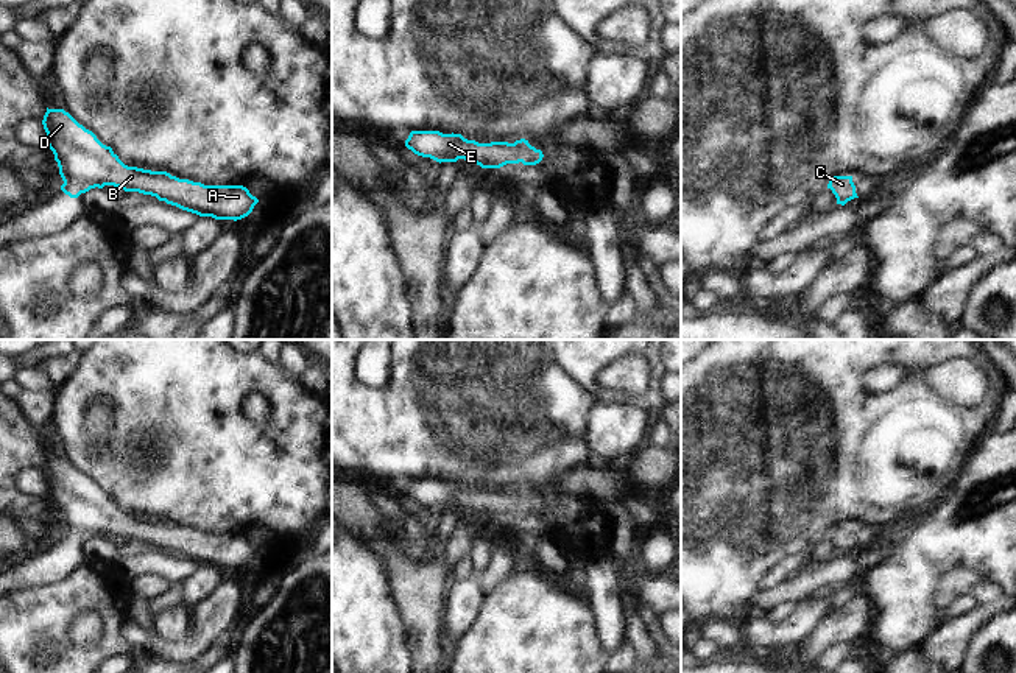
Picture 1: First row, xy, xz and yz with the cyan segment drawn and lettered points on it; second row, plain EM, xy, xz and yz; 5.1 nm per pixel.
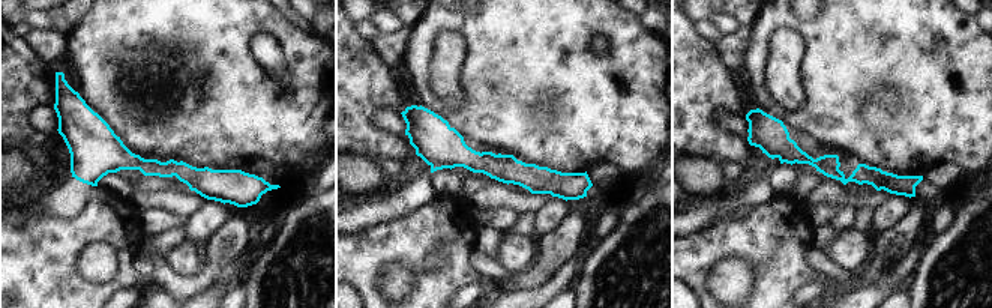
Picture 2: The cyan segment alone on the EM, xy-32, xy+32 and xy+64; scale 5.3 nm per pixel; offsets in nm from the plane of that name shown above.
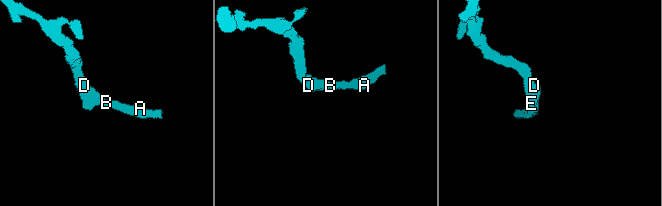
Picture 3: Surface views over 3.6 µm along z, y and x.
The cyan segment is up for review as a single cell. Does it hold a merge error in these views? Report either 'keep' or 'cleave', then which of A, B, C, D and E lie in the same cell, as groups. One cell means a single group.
keep; A B C D E

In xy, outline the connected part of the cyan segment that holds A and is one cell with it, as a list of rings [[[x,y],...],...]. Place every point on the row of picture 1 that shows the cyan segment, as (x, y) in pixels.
[[[47,107],[42,125],[64,181],[61,190],[70,198],[114,185],[156,196],[199,217],[234,221],[248,217],[259,203],[243,185],[204,185],[167,171],[128,167],[64,109]]]

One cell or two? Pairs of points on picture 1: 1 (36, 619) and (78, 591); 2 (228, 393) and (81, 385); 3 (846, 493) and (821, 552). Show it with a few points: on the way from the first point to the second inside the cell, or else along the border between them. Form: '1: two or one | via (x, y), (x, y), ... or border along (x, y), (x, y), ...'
1: one | via (47, 611), (67, 597)
2: one | via (192, 393), (179, 393), (172, 385), (117, 385)
3: two | border along (826, 535), (807, 556)

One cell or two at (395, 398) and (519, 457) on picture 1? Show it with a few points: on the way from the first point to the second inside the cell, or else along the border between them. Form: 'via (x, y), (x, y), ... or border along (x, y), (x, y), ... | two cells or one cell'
via (426, 410), (472, 410), (488, 426) | one cell

